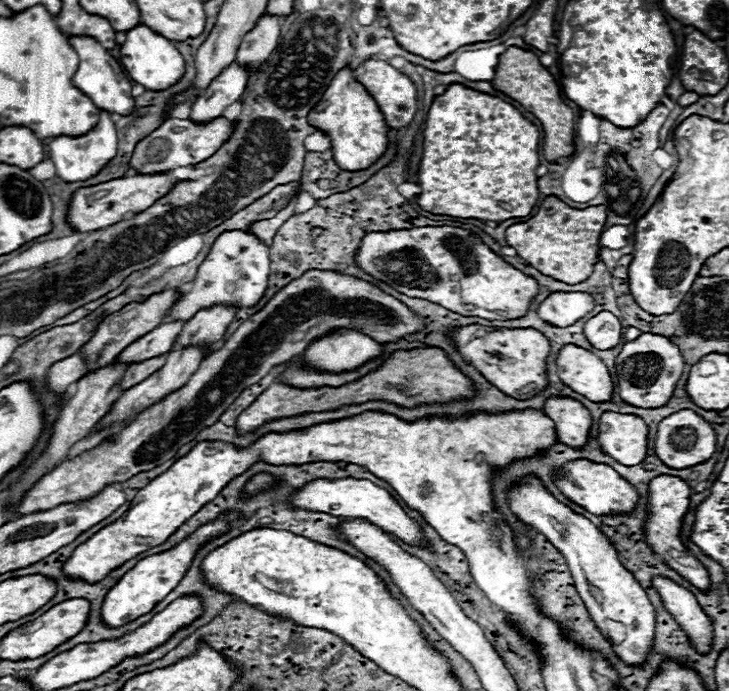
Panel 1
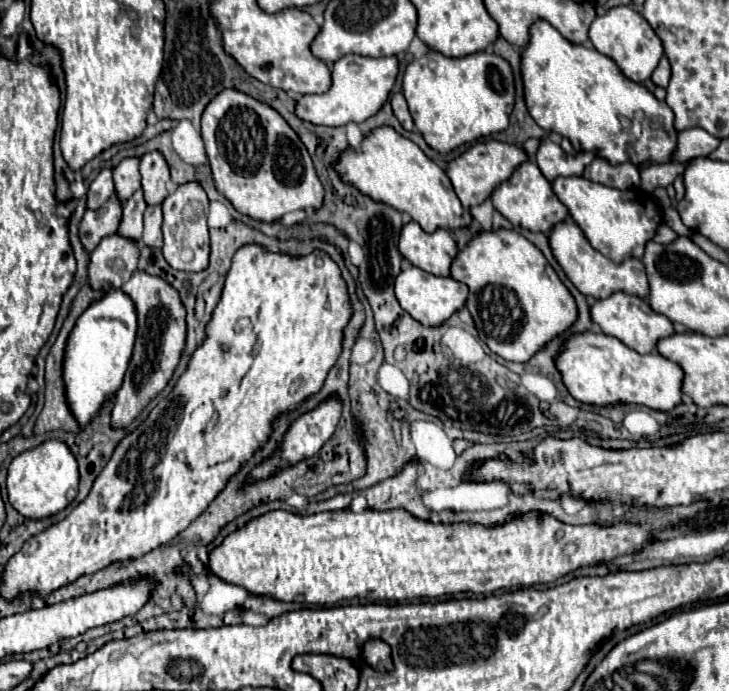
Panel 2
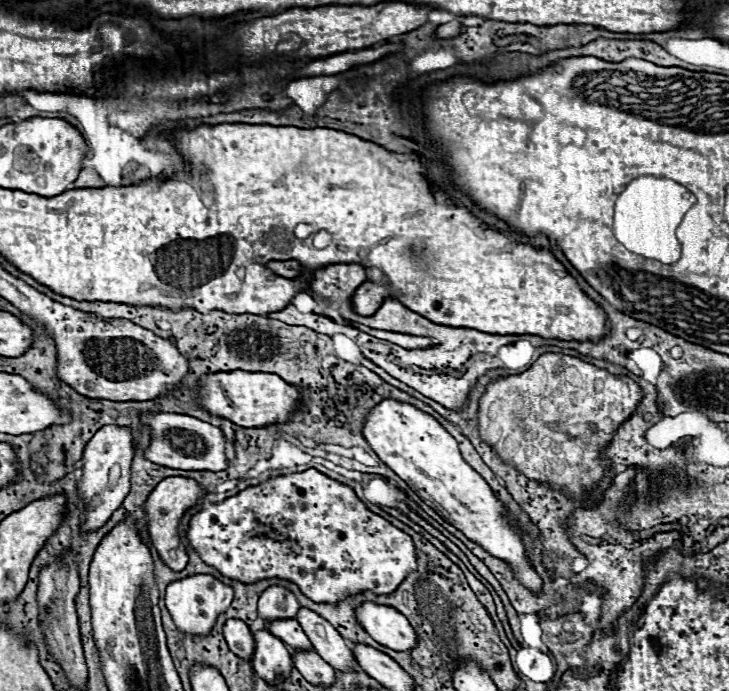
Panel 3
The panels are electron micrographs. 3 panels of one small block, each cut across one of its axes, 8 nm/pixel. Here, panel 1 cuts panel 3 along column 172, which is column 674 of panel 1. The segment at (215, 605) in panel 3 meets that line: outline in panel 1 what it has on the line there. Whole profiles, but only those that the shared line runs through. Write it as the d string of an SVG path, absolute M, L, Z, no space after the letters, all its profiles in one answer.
M656 576L652 580L656 592L662 596L664 608L676 620L676 624L684 630L688 640L692 642L698 654L708 654L712 648L712 620L704 614L702 606L698 604L696 596L686 588L678 586L676 582Z

